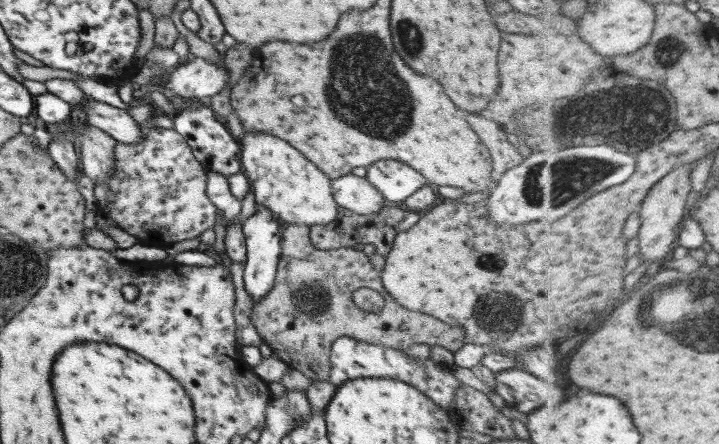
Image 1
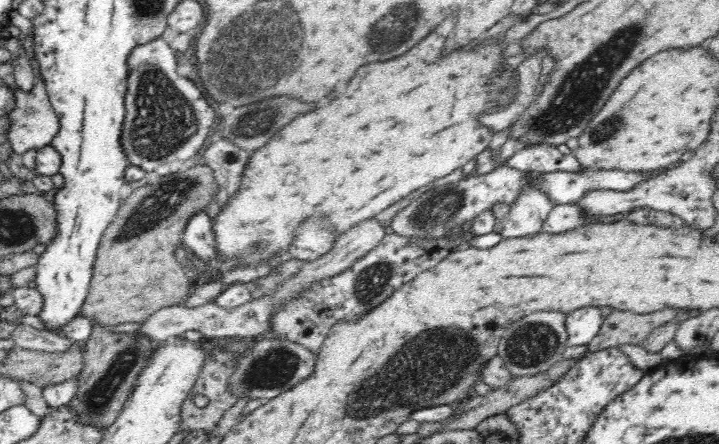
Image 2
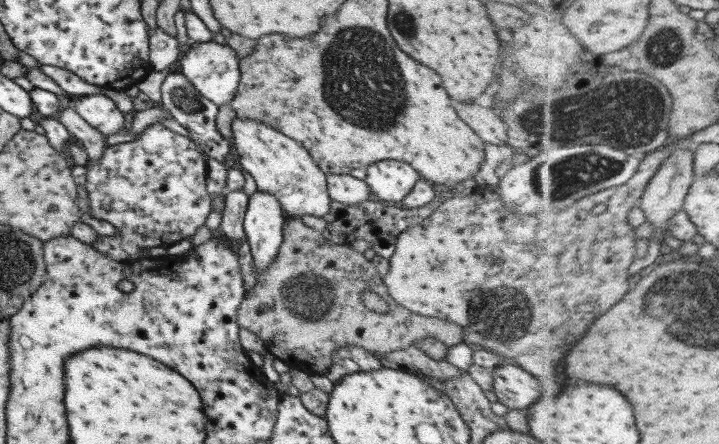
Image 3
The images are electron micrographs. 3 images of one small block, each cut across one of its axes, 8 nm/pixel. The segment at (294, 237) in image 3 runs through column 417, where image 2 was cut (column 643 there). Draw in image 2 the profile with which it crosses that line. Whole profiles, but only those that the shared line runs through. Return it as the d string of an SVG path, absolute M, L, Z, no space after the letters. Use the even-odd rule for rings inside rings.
M666 308L650 314L632 312L612 312L603 319L599 333L588 344L588 352L599 351L610 347L621 347L622 344L640 344L655 328L672 322L681 315Z

